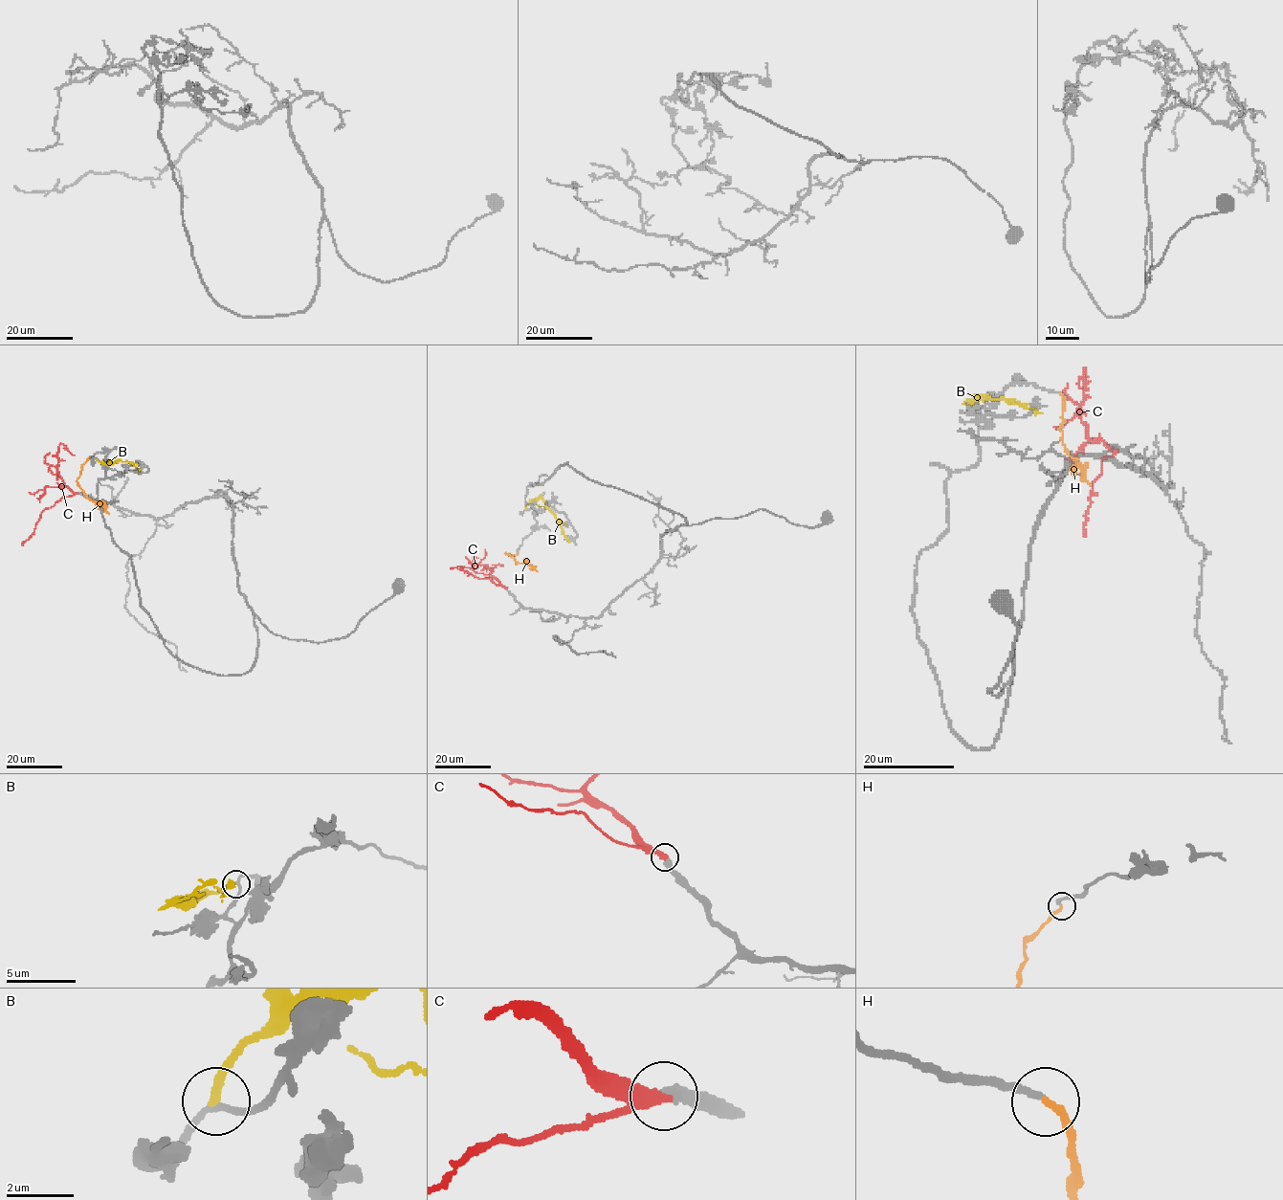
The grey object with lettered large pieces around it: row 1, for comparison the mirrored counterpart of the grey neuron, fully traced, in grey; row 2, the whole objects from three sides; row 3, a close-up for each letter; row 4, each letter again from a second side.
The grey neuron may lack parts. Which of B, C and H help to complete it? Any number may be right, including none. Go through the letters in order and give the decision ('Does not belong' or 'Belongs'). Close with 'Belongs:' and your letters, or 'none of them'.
B: Does not belong
C: Belongs
H: Belongs
Belongs: C, H

